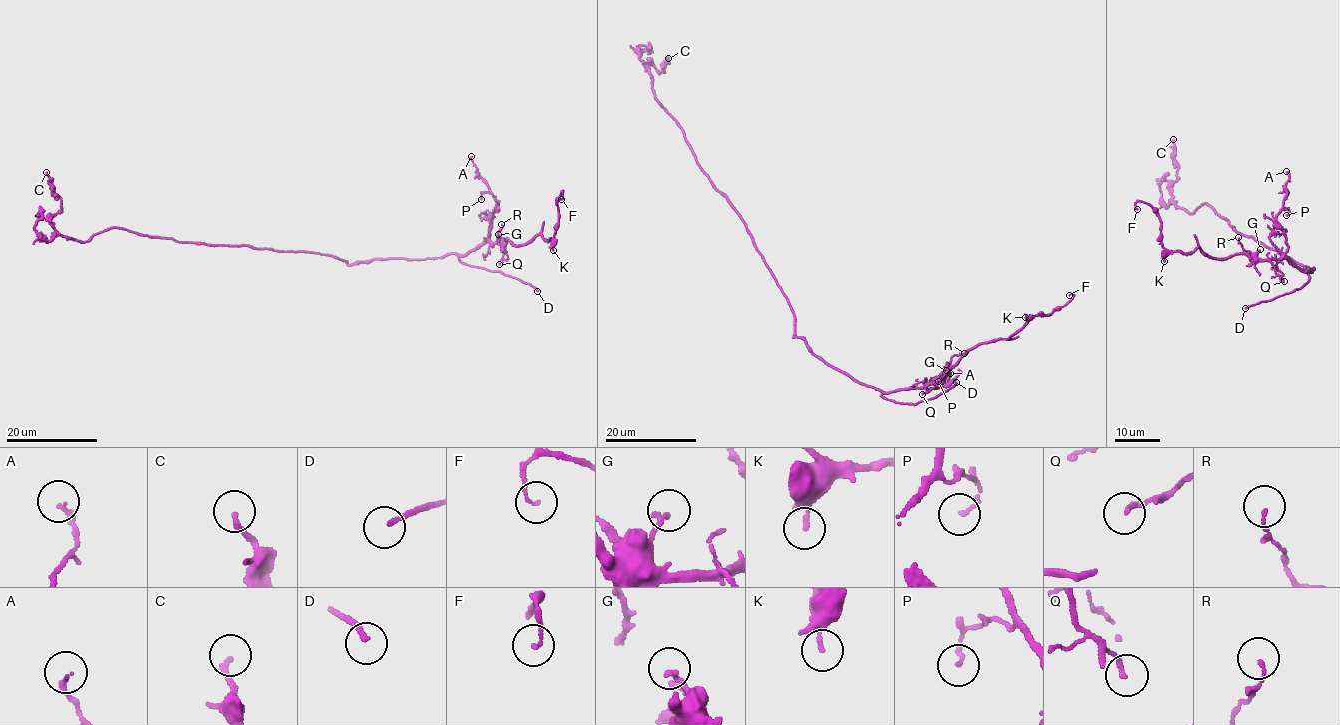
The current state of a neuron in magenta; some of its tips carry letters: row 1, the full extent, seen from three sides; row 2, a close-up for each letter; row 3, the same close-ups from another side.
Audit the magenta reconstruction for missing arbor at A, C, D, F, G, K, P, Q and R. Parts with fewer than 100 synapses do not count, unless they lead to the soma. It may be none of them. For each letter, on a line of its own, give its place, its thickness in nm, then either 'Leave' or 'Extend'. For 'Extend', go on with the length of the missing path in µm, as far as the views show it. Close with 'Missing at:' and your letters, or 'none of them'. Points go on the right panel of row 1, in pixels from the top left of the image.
A: Place: (1286, 171). Thickness 180 nm. Leave
C: Place: (1173, 139). Thickness 180 nm. Leave
D: Place: (1245, 308). Thickness 170 nm. Extend. Missing length about 8 µm
F: Place: (1137, 209). Thickness 80 nm. Leave
G: Place: (1260, 249). Thickness 180 nm. Leave
K: Place: (1164, 261). Thickness 150 nm. Leave
P: Place: (1286, 215). Thickness 140 nm. Leave
Q: Place: (1284, 281). Thickness 150 nm. Leave
R: Place: (1238, 237). Thickness 100 nm. Leave
Missing at: D

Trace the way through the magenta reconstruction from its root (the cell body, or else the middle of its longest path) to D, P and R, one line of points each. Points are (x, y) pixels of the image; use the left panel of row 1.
D: (338, 258), (355, 264), (375, 259), (434, 259), (455, 254), (462, 263), (499, 271), (531, 284), (537, 291)
P: (338, 258), (354, 264), (375, 259), (466, 255), (489, 237), (496, 201), (491, 193), (483, 192), (481, 199)
R: (338, 258), (354, 264), (375, 259), (466, 255), (486, 242), (502, 244), (497, 237), (501, 224)

